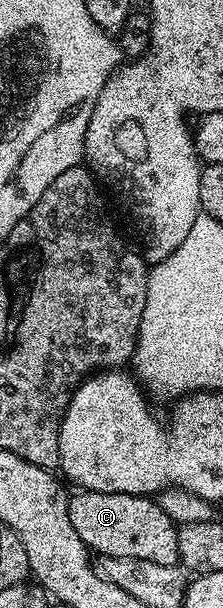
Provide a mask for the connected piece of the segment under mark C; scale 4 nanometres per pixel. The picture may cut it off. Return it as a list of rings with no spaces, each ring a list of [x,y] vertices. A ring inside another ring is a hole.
[[[74,491],[69,498],[71,526],[83,538],[90,553],[98,557],[135,558],[159,562],[159,566],[174,566],[180,561],[178,524],[161,509],[156,499],[135,494]]]

